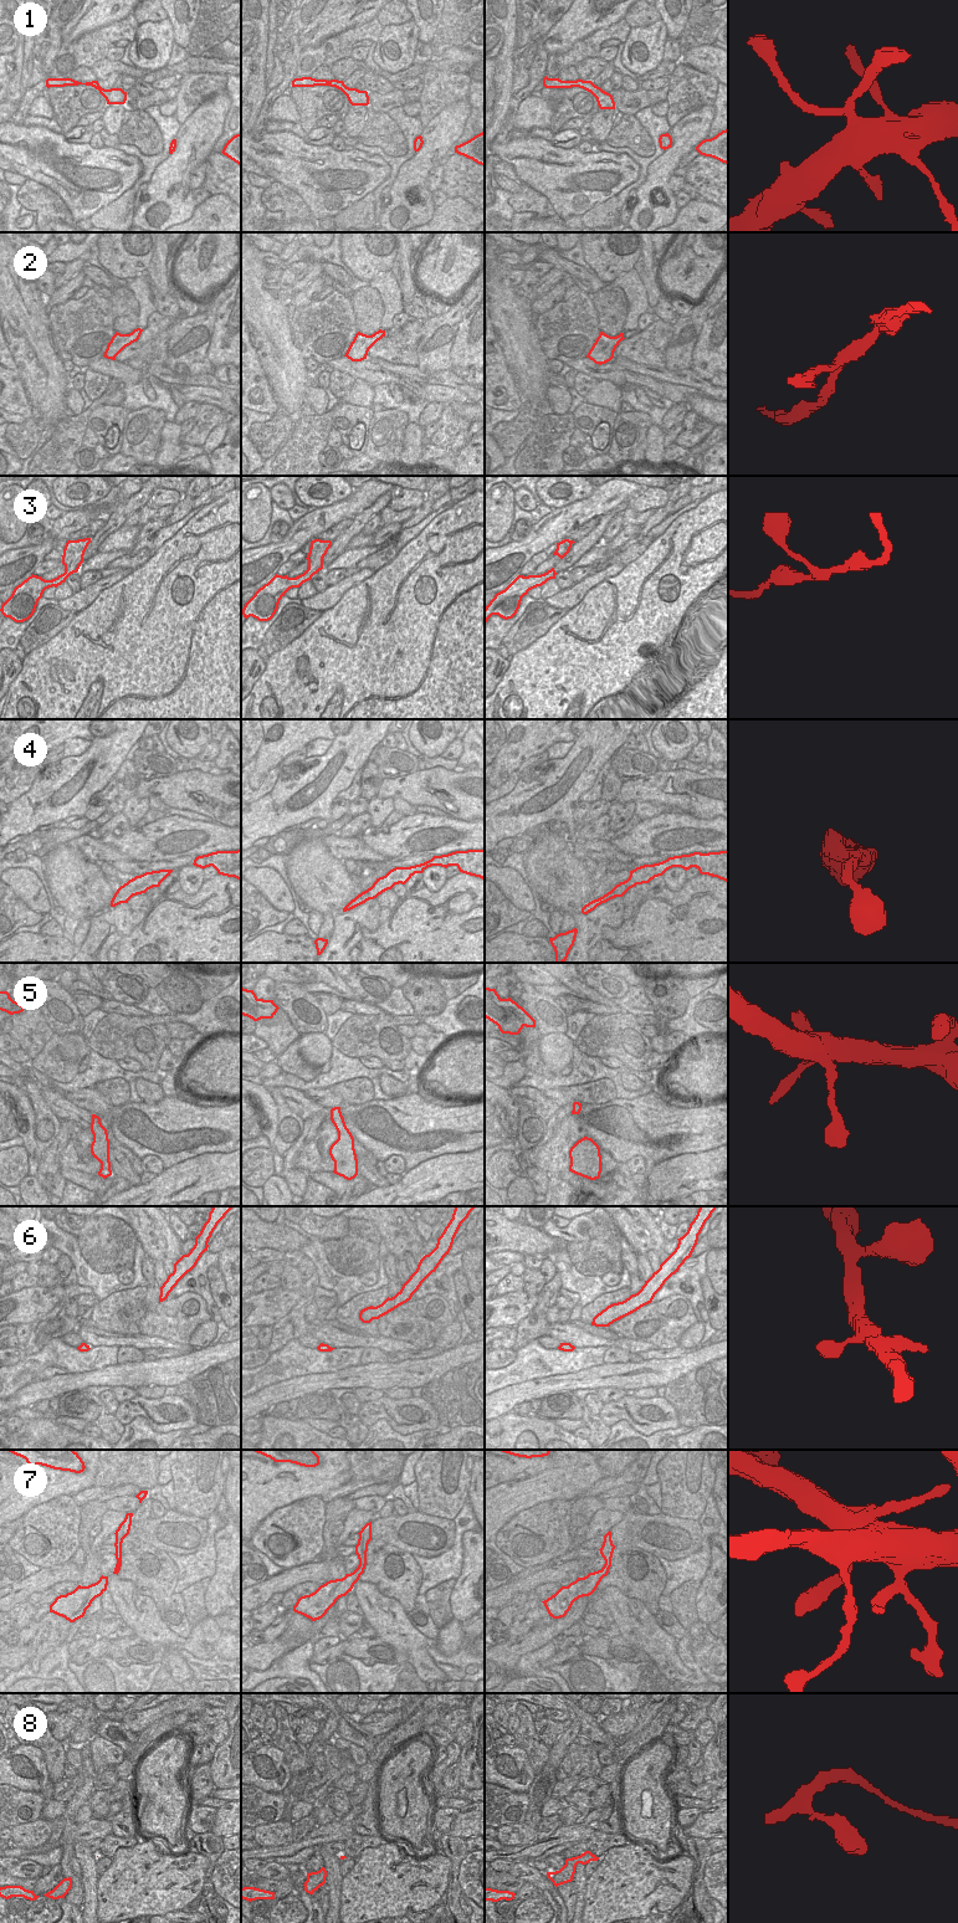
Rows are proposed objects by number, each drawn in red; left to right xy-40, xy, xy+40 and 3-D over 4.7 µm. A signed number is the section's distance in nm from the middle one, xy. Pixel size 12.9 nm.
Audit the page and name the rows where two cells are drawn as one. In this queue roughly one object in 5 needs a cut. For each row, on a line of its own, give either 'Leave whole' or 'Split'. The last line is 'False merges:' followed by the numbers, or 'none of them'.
1: Leave whole
2: Leave whole
3: Leave whole
4: Leave whole
5: Leave whole
6: Leave whole
7: Leave whole
8: Leave whole
False merges: none of them.

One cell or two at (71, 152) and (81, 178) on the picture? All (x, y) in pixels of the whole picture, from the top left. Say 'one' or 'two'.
one

